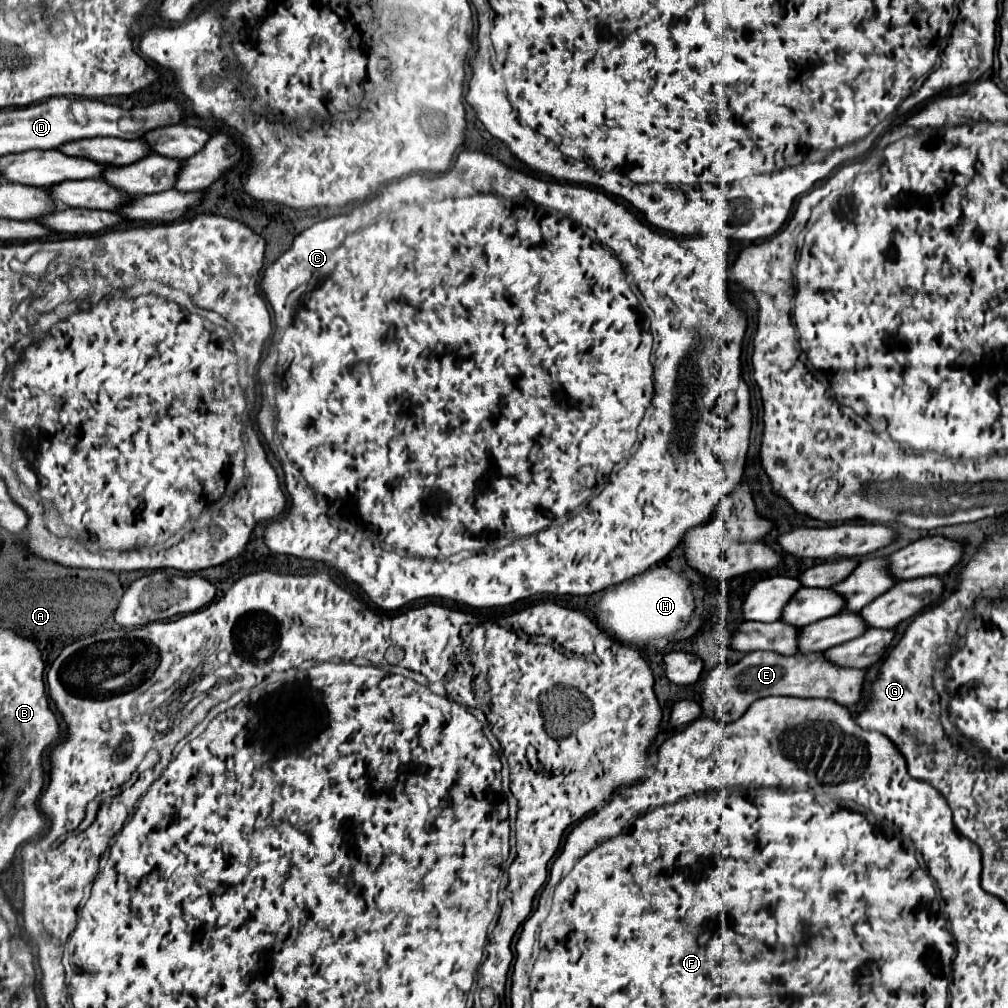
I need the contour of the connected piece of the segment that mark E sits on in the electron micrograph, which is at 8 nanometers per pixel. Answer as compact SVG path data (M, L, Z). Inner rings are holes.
M751 652L741 658L737 664L731 664L723 670L711 670L703 674L705 694L713 700L715 718L719 722L737 720L751 702L763 696L797 696L797 698L829 698L837 704L851 706L859 702L863 670L837 668L829 664L821 652L807 656L779 656L775 652Z

